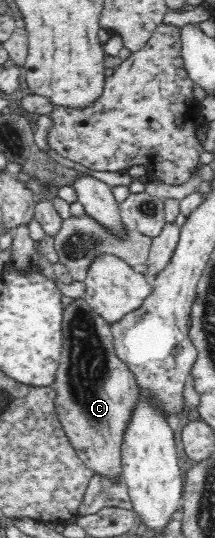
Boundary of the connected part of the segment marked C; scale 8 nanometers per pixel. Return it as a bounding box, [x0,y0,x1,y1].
[53,296,139,478]

